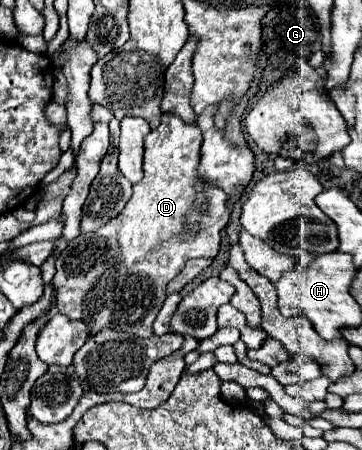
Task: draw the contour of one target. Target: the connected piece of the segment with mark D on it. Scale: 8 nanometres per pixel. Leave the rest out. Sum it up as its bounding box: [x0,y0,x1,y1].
[53,113,229,337]

